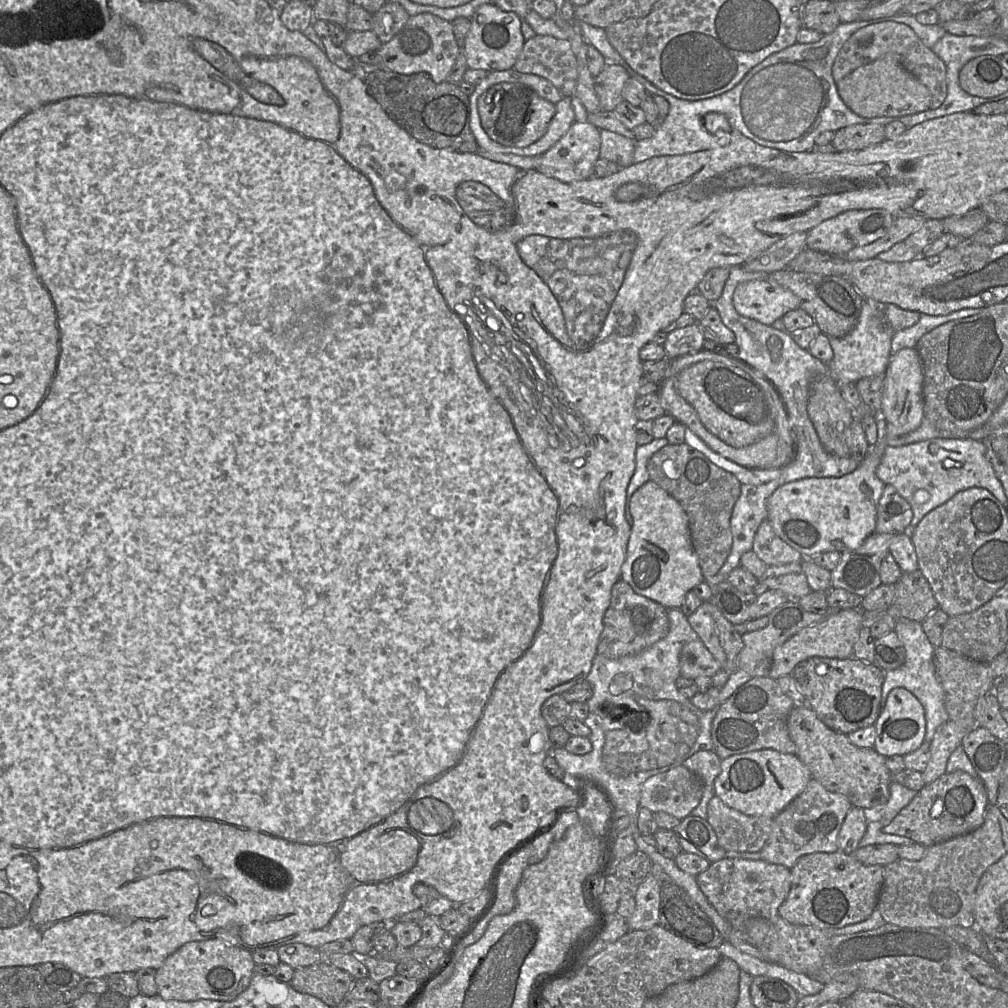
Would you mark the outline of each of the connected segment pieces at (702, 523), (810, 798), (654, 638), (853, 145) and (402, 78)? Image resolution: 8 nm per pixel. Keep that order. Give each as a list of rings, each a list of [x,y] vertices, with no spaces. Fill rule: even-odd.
[[[685,442],[662,447],[648,460],[647,470],[650,480],[669,493],[686,512],[704,579],[715,576],[732,550],[731,516],[742,484],[734,474],[715,465]]]
[[[812,778],[805,790],[773,818],[769,838],[760,850],[761,859],[791,869],[804,855],[838,851],[837,837],[851,807],[845,796],[828,791]]]
[[[620,578],[612,587],[611,601],[603,618],[603,631],[599,637],[597,654],[611,659],[639,654],[666,637],[669,628],[668,608],[636,593]]]
[[[854,124],[835,132],[831,142],[838,152],[857,151],[885,140],[885,127],[880,124]]]
[[[382,68],[367,73],[366,91],[407,134],[430,147],[476,153],[479,149],[470,129],[469,96],[449,81],[435,83],[427,73],[399,74]]]

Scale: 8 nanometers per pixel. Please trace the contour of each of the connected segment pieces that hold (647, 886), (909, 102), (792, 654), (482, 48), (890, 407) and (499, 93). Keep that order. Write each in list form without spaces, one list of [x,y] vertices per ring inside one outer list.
[[[651,874],[634,888],[635,910],[626,918],[629,930],[646,930],[658,925],[660,892],[661,887]]]
[[[885,55],[857,68],[836,87],[843,102],[863,118],[901,117],[931,109],[929,89],[901,65],[896,55]]]
[[[862,608],[840,610],[829,615],[821,622],[807,626],[779,646],[773,654],[773,662],[768,677],[777,680],[781,676],[791,675],[795,666],[811,657],[847,659],[852,657],[854,644],[864,626]]]
[[[492,3],[478,7],[470,18],[471,27],[463,44],[468,68],[488,73],[514,68],[525,43],[521,20],[515,12],[504,11]]]
[[[904,348],[892,354],[885,372],[881,409],[889,436],[904,435],[920,426],[924,417],[922,387],[923,369],[916,349]]]
[[[502,82],[491,86],[478,98],[478,113],[487,135],[503,146],[527,147],[546,132],[555,115],[555,105],[520,83]]]

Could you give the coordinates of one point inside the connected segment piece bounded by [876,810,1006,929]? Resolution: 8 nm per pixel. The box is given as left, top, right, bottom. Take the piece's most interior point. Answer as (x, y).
(938, 890)

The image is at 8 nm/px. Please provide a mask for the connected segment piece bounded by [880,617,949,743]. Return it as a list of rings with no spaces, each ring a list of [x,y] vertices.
[[[897,617],[894,631],[897,633],[899,640],[902,642],[905,648],[906,659],[901,667],[886,671],[884,673],[884,681],[880,700],[880,713],[885,706],[888,694],[892,689],[907,689],[920,701],[925,710],[925,741],[931,743],[936,730],[949,720],[945,708],[946,693],[935,674],[935,667],[933,663],[935,647],[927,638],[920,622],[912,621],[905,617]]]

